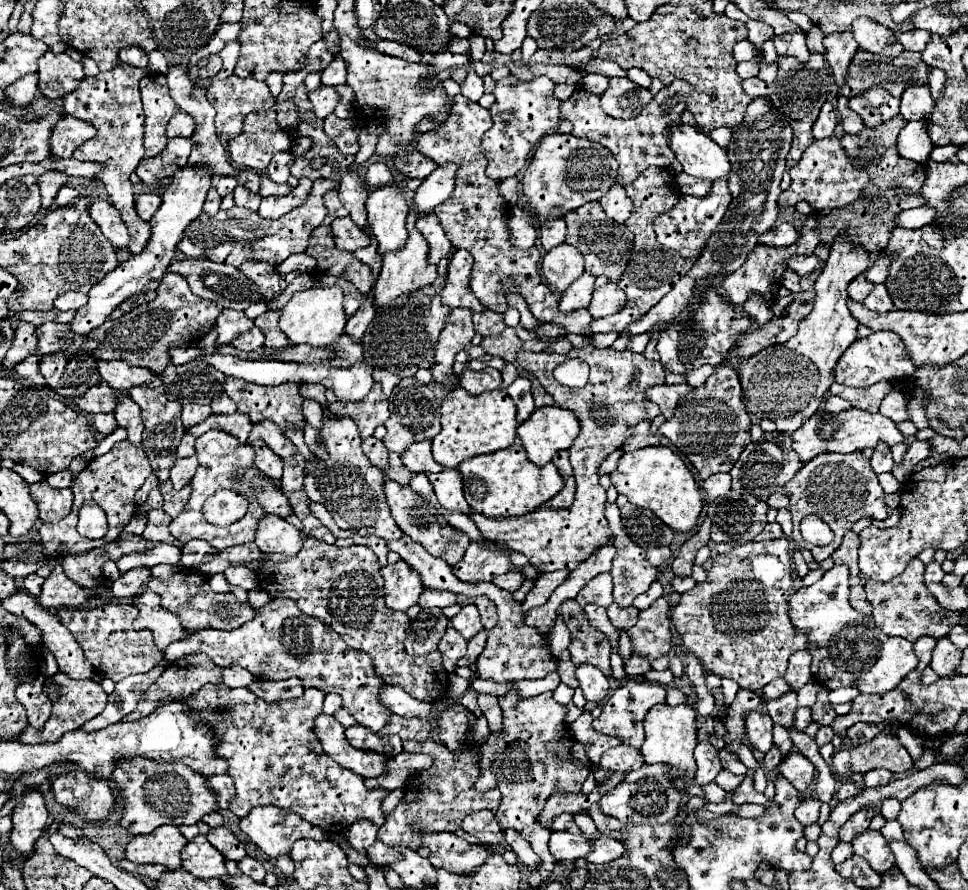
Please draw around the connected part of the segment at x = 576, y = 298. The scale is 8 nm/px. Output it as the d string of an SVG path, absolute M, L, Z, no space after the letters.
M584 273L580 279L576 279L560 297L560 311L572 313L576 309L588 307L592 291L594 291L594 279L590 273Z

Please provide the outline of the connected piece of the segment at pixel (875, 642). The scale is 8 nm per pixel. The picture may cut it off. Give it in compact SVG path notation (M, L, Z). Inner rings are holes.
M834 565L830 571L824 573L824 577L810 585L810 587L800 587L790 599L790 621L794 623L794 627L798 627L800 631L808 633L809 641L812 642L810 653L812 653L812 671L814 671L814 679L818 683L822 683L828 689L838 689L838 687L846 687L846 685L856 685L860 693L888 693L892 691L916 665L918 665L918 657L914 655L912 643L906 641L904 637L888 637L884 635L876 625L872 625L870 617L860 615L858 611L854 611L848 603L850 597L850 569L848 565ZM842 643L842 653L834 653L836 647Z

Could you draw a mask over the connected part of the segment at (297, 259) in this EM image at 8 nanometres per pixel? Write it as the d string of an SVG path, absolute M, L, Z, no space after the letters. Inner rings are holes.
M302 253L302 255L290 255L290 257L284 259L280 265L276 265L276 273L278 273L278 275L286 275L286 273L290 273L290 271L306 273L306 271L312 271L312 269L316 267L314 261L316 261L316 259L314 259L314 257L310 259L310 255L306 255L306 253Z

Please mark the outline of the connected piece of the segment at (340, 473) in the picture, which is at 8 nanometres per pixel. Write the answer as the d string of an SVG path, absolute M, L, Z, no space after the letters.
M324 413L324 427L320 431L322 441L330 453L328 461L308 463L304 489L310 501L322 503L330 515L336 519L340 529L354 529L360 535L376 535L382 539L398 539L402 531L390 515L386 497L384 497L384 473L368 461L362 451L360 431L352 419L332 419L330 413Z

